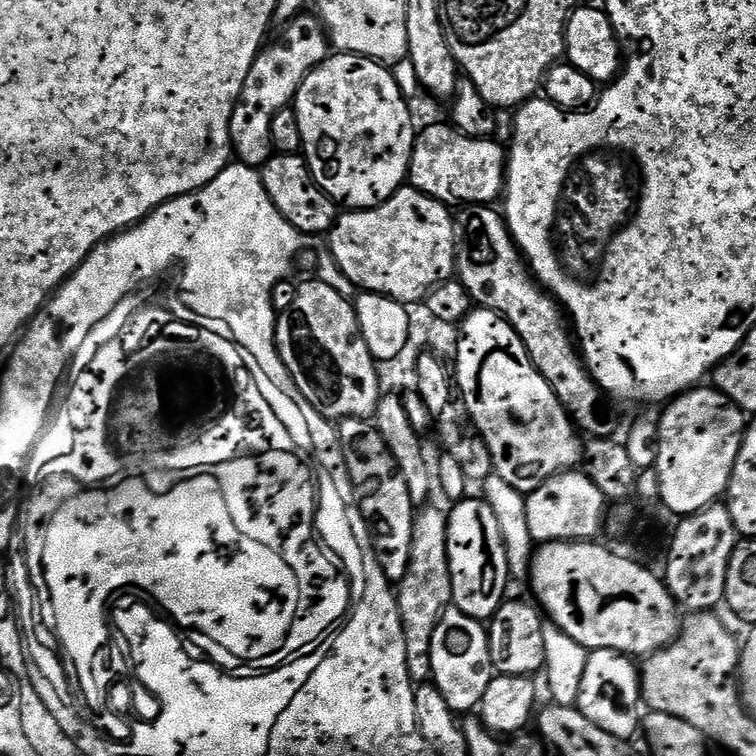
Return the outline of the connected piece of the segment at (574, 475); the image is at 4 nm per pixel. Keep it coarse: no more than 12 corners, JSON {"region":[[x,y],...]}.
{"region":[[583,471],[527,493],[533,541],[595,541],[602,490]]}

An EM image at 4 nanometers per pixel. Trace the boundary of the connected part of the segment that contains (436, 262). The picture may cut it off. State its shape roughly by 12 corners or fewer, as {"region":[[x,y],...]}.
{"region":[[405,186],[341,211],[327,251],[405,306],[453,279],[449,205]]}

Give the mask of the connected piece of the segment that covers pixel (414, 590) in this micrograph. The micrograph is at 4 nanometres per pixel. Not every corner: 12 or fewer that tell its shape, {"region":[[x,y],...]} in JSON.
{"region":[[421,507],[396,597],[413,681],[452,604],[445,509]]}

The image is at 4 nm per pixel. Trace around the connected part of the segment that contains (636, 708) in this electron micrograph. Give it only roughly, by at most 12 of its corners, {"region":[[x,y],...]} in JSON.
{"region":[[588,653],[575,707],[622,742],[642,728],[641,669]]}

